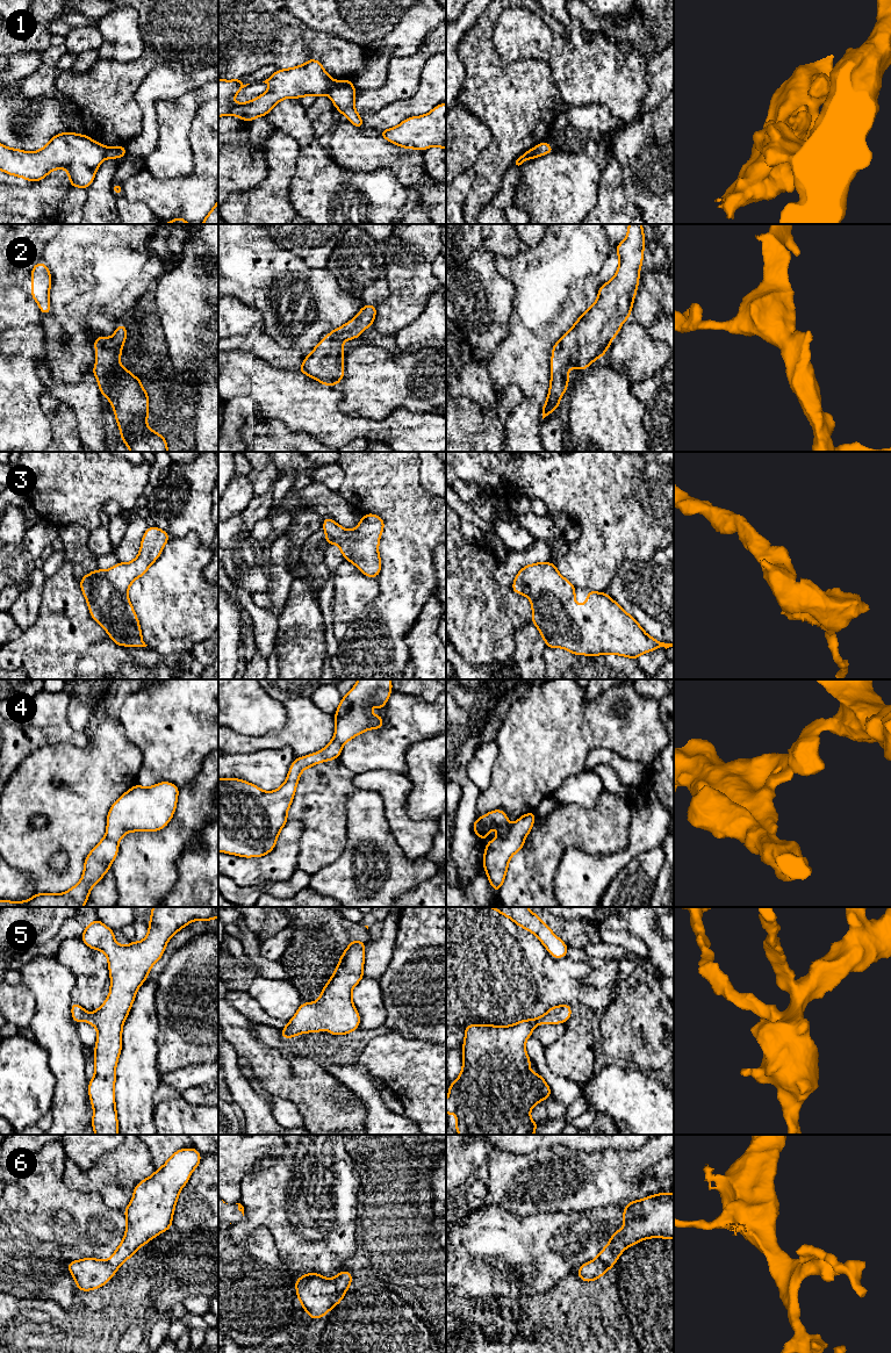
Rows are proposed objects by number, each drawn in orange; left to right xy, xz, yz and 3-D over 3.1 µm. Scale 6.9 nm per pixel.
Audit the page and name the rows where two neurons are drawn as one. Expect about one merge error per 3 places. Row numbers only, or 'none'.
1, 4

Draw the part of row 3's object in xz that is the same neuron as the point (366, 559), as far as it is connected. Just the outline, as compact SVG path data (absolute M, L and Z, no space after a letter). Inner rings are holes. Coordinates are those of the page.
M373 513L364 514L358 526L347 531L330 517L324 516L323 527L326 546L337 544L345 559L364 575L376 578L381 570L379 541L385 528L383 519Z

